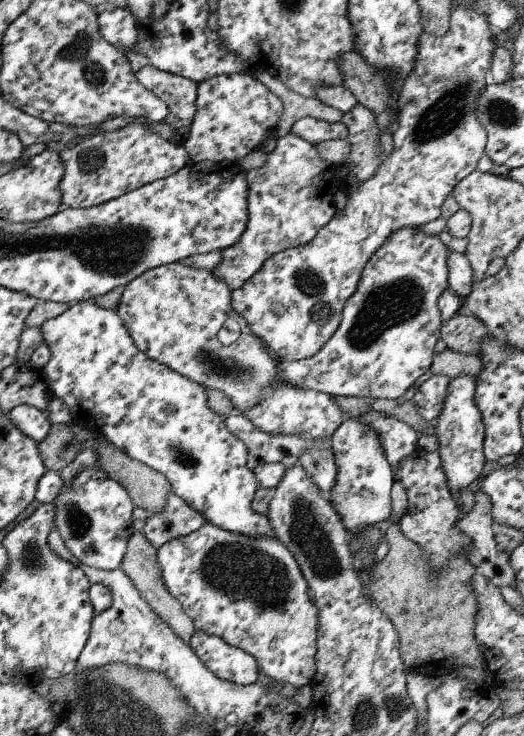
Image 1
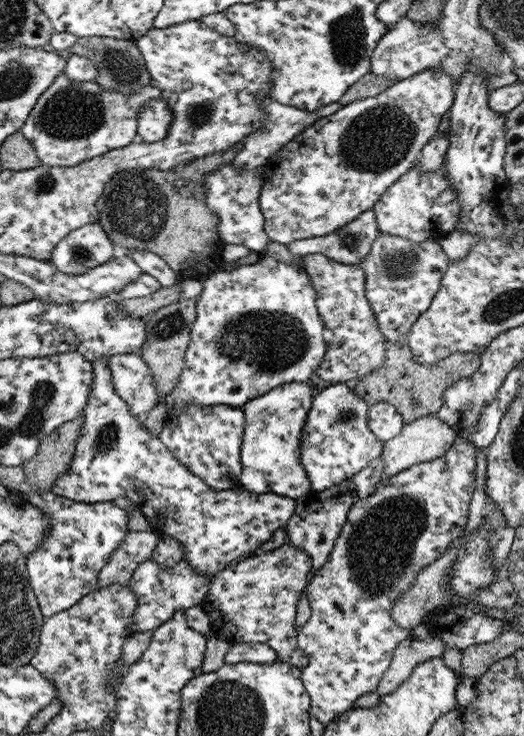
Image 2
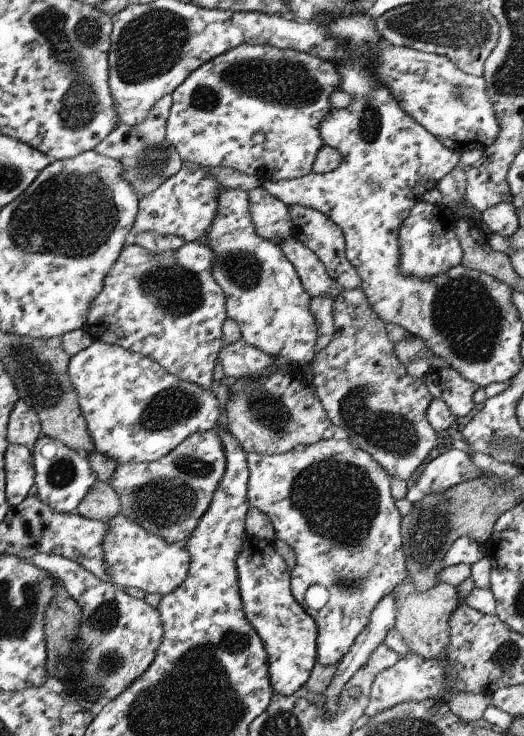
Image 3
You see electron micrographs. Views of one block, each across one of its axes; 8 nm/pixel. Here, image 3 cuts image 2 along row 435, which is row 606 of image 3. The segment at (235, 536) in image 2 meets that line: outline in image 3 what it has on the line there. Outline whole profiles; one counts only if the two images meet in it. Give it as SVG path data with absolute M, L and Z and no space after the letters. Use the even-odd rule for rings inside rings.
M39 553L30 562L58 576L65 590L82 610L83 618L77 635L79 642L75 649L83 660L79 661L77 668L75 668L75 675L77 676L75 691L78 689L86 691L84 700L90 702L90 706L93 708L98 708L104 702L112 701L134 680L137 680L154 661L163 638L163 627L158 610L149 606L144 599L132 598L122 588L118 588L112 583L100 581L80 564L65 557Z

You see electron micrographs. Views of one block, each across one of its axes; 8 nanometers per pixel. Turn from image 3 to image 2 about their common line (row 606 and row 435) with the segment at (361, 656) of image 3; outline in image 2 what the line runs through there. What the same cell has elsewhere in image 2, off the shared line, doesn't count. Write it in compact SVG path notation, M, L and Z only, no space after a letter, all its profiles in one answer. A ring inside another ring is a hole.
M378 402L378 404L373 404L369 407L368 422L370 431L382 443L386 443L396 437L405 425L398 409L387 402Z

